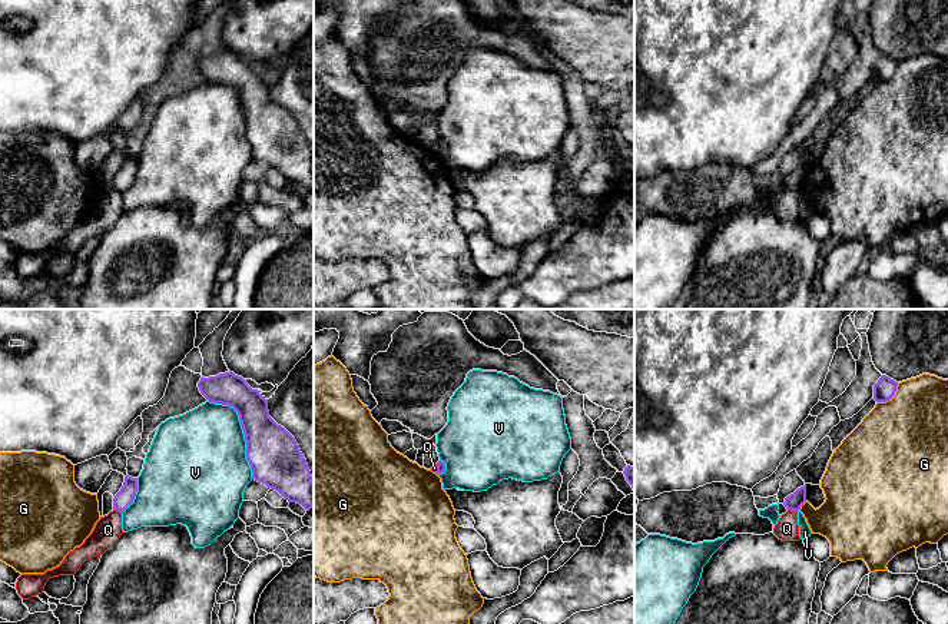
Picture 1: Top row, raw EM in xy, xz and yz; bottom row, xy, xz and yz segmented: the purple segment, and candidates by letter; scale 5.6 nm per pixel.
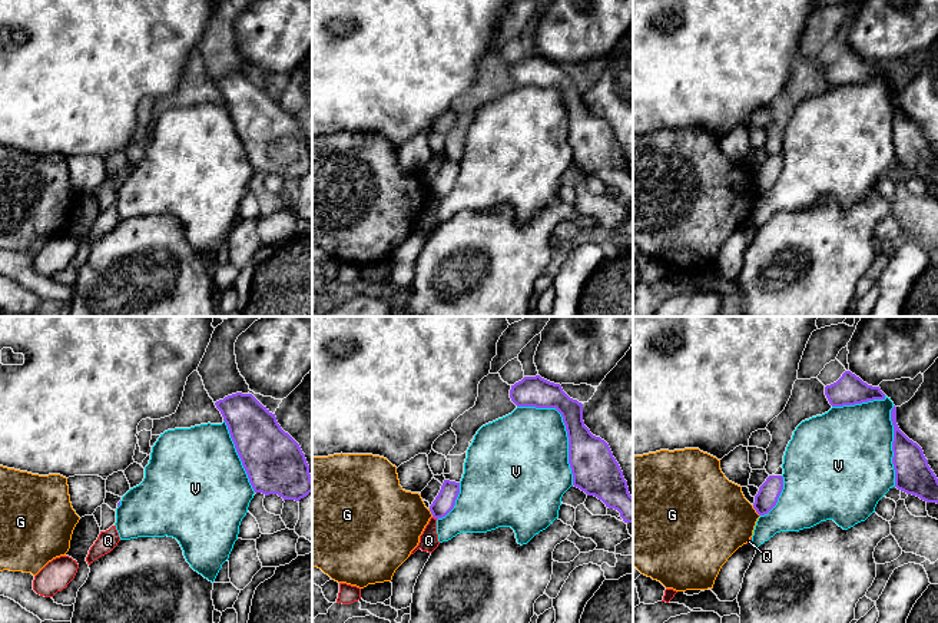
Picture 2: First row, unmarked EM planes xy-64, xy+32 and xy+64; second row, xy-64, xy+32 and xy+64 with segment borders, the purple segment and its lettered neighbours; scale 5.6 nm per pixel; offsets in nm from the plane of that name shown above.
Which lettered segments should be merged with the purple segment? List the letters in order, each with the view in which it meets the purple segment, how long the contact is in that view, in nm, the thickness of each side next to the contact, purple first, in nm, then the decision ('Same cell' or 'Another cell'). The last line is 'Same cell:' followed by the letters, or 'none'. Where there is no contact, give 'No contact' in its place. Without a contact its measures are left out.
G: Touches purple in yz. Shared border 170 nm. Thickness 120 nm (purple) against 480 nm. Another cell
Q: Touches purple in yz. Shared border 60 nm. Thickness 90 nm (purple) against 130 nm. Another cell
V: Touches purple in xy. Shared border 500 nm. Thickness 300 nm (purple) against 460 nm. Another cell
Same cell: none

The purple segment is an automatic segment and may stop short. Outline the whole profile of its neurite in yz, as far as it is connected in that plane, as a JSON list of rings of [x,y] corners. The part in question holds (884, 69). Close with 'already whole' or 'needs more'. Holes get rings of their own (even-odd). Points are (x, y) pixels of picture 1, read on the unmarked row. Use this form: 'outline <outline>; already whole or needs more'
outline [[[882,54],[874,64],[874,79],[876,82],[886,82],[895,74],[898,62],[886,54]]]; already whole

